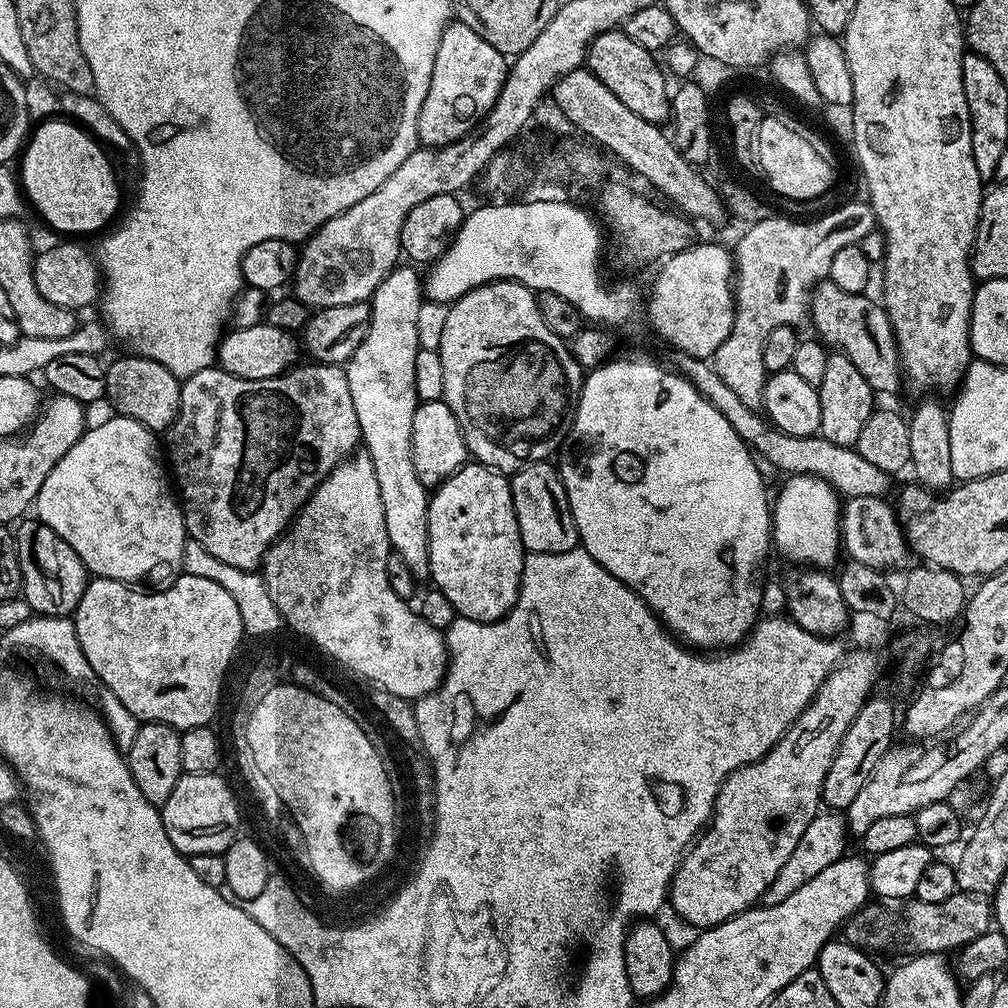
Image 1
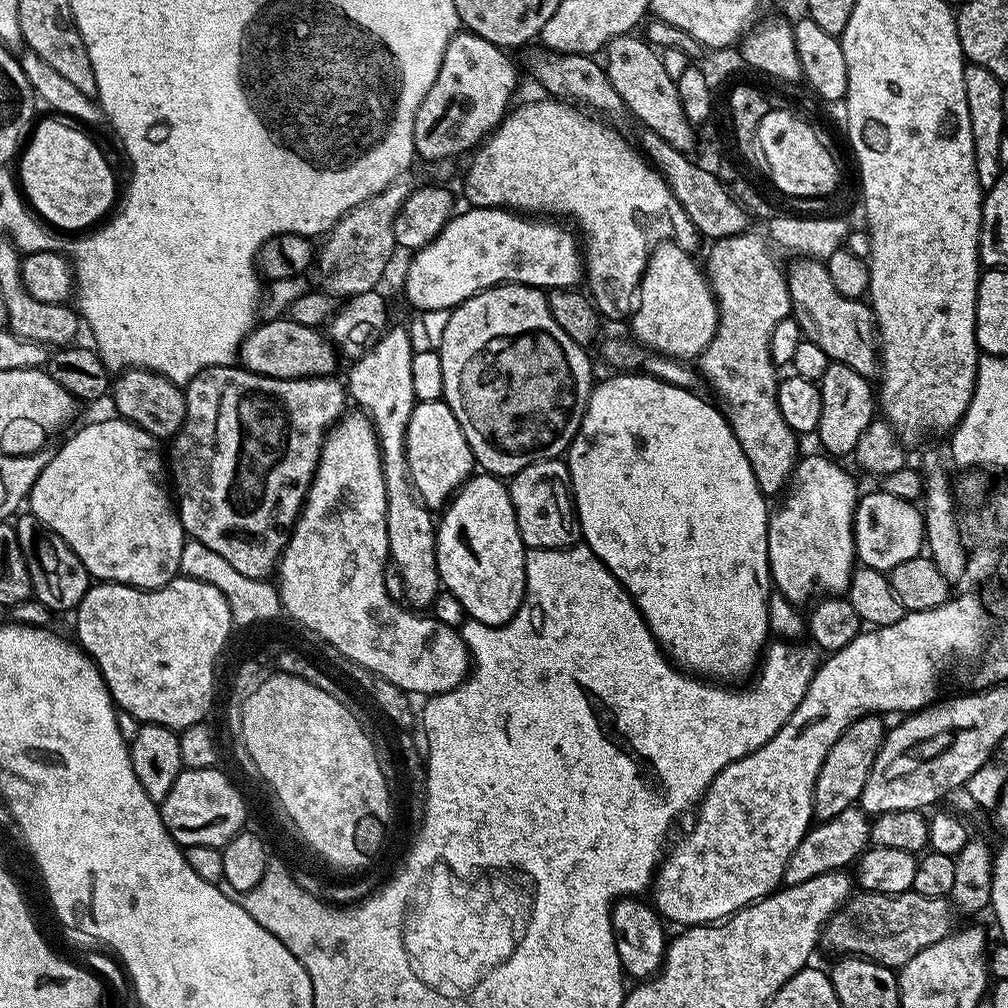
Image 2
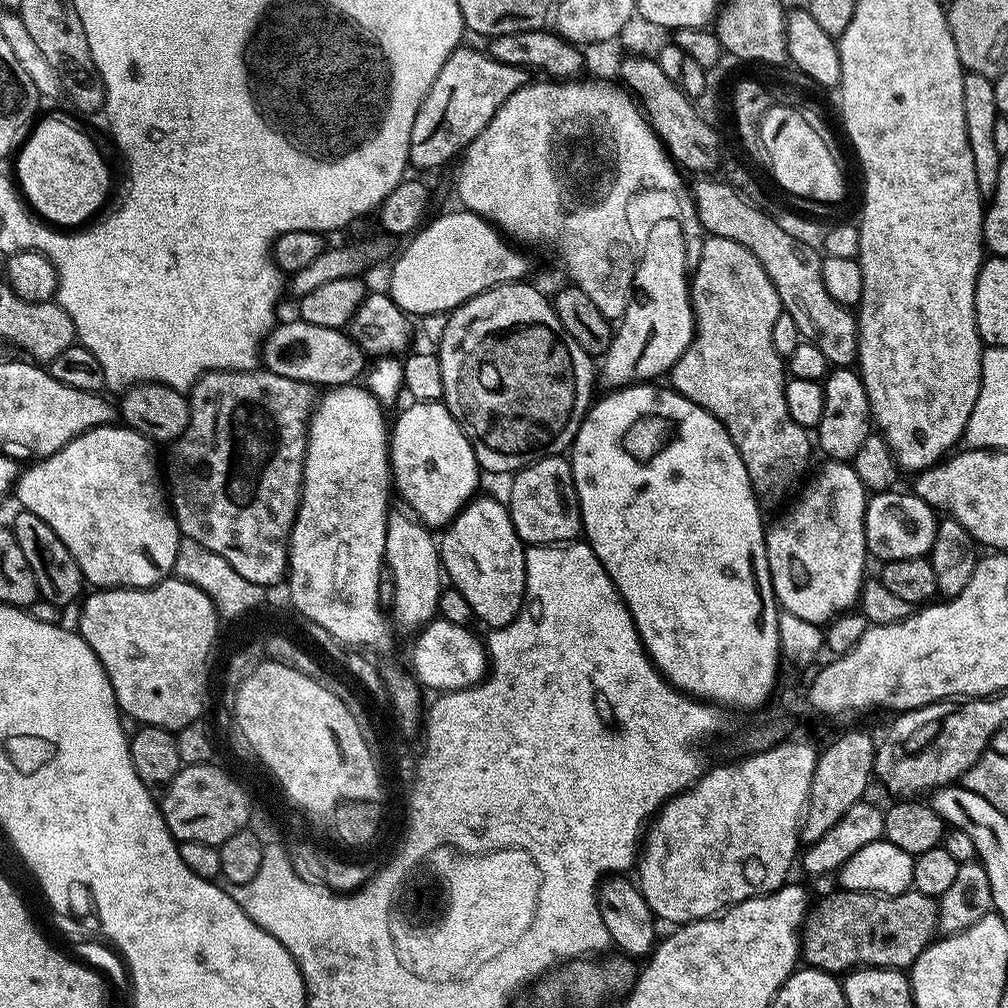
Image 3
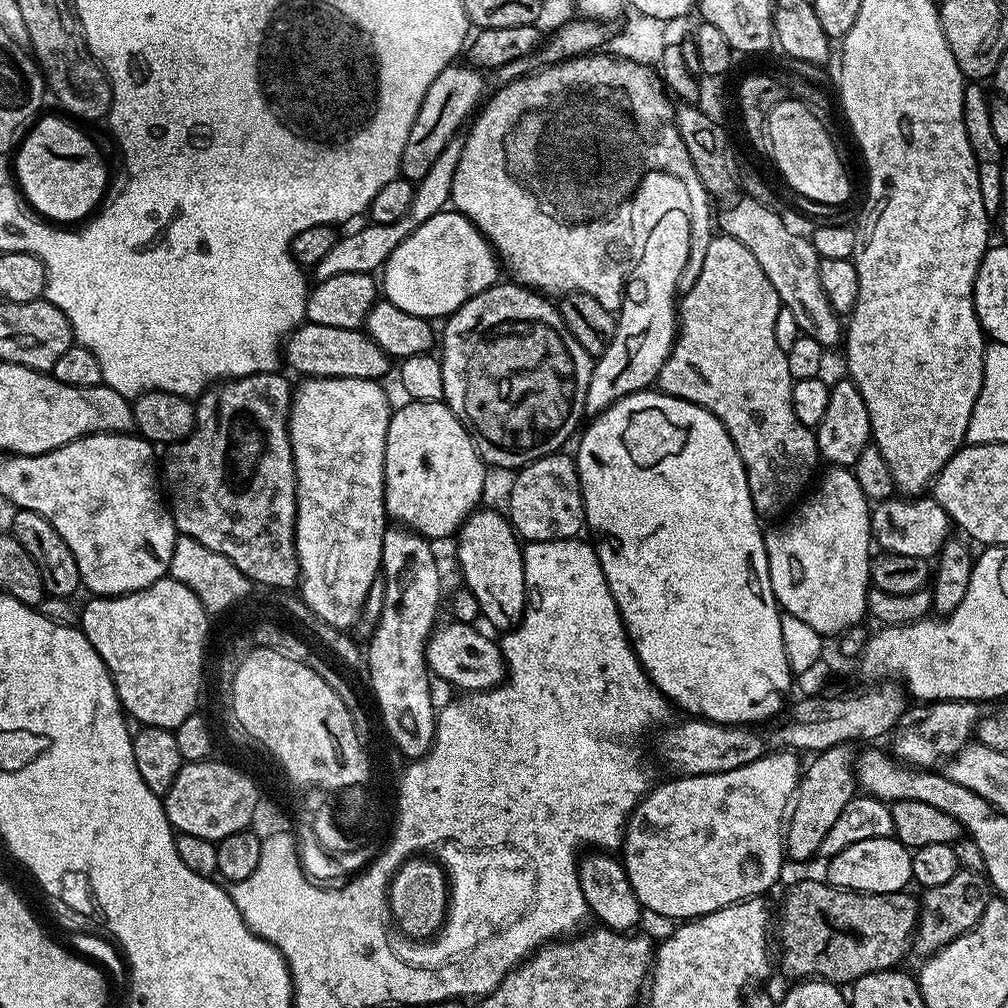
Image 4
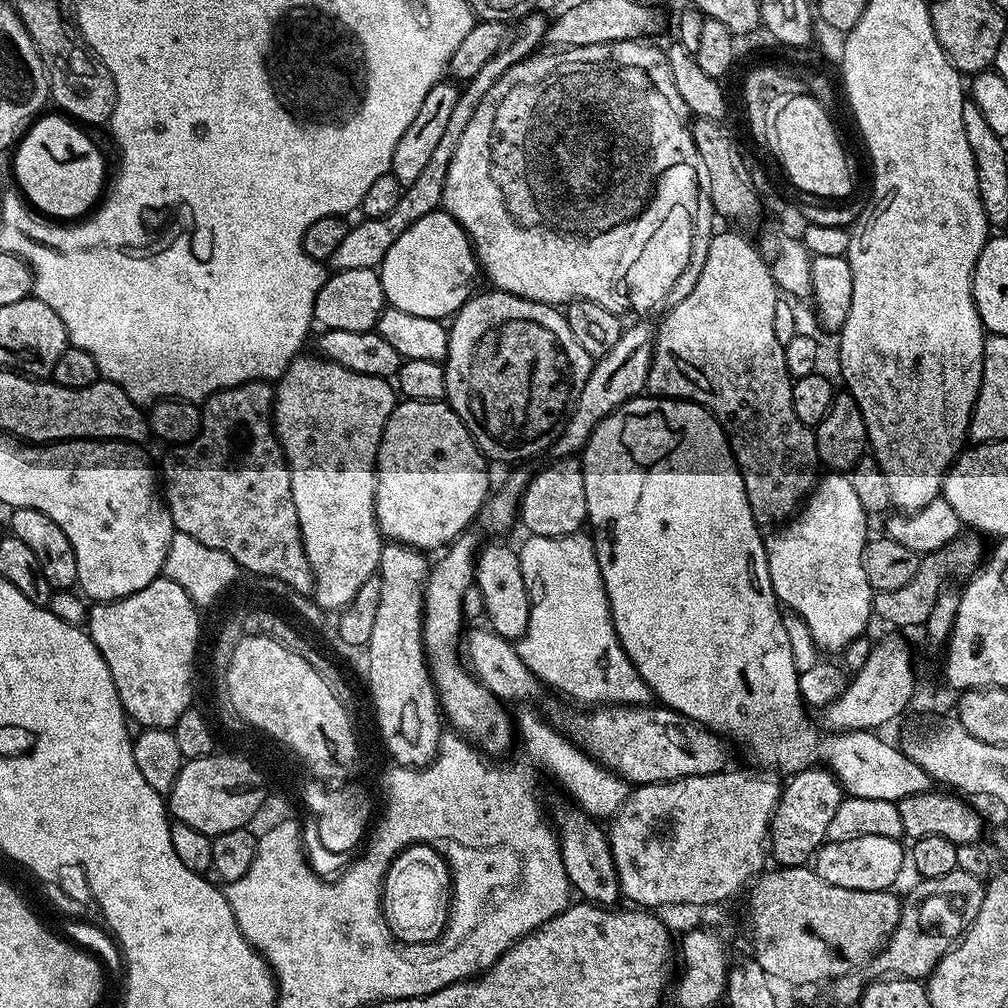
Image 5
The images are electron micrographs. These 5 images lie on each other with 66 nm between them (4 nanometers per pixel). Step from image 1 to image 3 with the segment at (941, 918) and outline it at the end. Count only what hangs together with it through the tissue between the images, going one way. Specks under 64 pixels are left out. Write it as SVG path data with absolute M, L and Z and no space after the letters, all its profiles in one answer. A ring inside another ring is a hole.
M836 890L833 896L809 907L802 925L800 950L807 967L833 974L865 966L908 970L937 932L938 904L931 896L915 890L897 896Z

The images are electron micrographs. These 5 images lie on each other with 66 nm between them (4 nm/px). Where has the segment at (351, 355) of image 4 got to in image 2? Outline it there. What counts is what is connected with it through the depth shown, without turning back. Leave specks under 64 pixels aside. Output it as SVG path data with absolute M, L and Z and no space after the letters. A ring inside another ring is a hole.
M287 317L261 323L240 344L241 367L264 377L297 380L299 377L329 376L335 373L337 349L319 330L296 323Z

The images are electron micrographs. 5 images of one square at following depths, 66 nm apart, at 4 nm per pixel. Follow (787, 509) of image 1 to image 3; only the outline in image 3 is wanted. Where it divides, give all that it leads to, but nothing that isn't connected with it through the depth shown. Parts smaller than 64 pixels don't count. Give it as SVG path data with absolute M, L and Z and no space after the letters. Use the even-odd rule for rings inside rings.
M828 460L810 480L800 501L789 512L782 513L773 524L767 525L764 545L768 548L768 569L777 605L806 622L824 626L841 612L853 611L860 599L860 587L866 579L864 559L868 560L870 556L864 533L864 515L869 497L864 483L848 462Z

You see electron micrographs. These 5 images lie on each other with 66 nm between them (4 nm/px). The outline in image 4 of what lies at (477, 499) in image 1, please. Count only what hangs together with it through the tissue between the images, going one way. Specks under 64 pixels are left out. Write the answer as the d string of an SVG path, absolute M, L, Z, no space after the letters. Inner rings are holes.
M483 510L473 512L461 524L456 542L456 560L464 575L462 584L473 592L481 617L499 630L515 628L526 607L524 550L507 515Z

